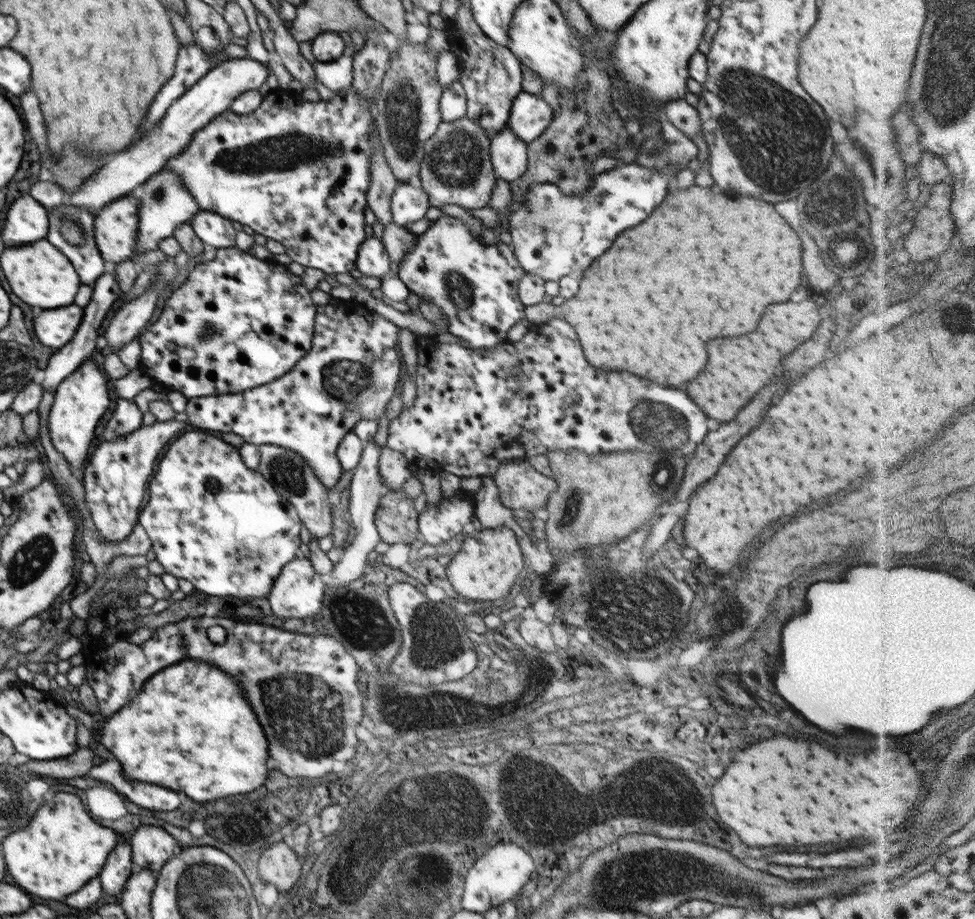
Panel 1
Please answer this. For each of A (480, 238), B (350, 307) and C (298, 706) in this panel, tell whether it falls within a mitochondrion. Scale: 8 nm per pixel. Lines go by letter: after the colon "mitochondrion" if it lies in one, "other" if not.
A: other
B: other
C: mitochondrion

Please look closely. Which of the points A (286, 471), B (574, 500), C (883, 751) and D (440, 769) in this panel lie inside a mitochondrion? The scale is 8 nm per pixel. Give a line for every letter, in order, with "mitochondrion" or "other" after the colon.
A: mitochondrion
B: mitochondrion
C: other
D: mitochondrion

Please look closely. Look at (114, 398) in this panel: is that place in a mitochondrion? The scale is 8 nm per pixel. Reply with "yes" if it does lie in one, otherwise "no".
no

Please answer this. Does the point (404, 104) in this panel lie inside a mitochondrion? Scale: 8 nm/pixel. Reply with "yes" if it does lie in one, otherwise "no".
yes

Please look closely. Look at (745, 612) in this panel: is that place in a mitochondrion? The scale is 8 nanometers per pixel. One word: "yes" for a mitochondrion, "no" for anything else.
yes

